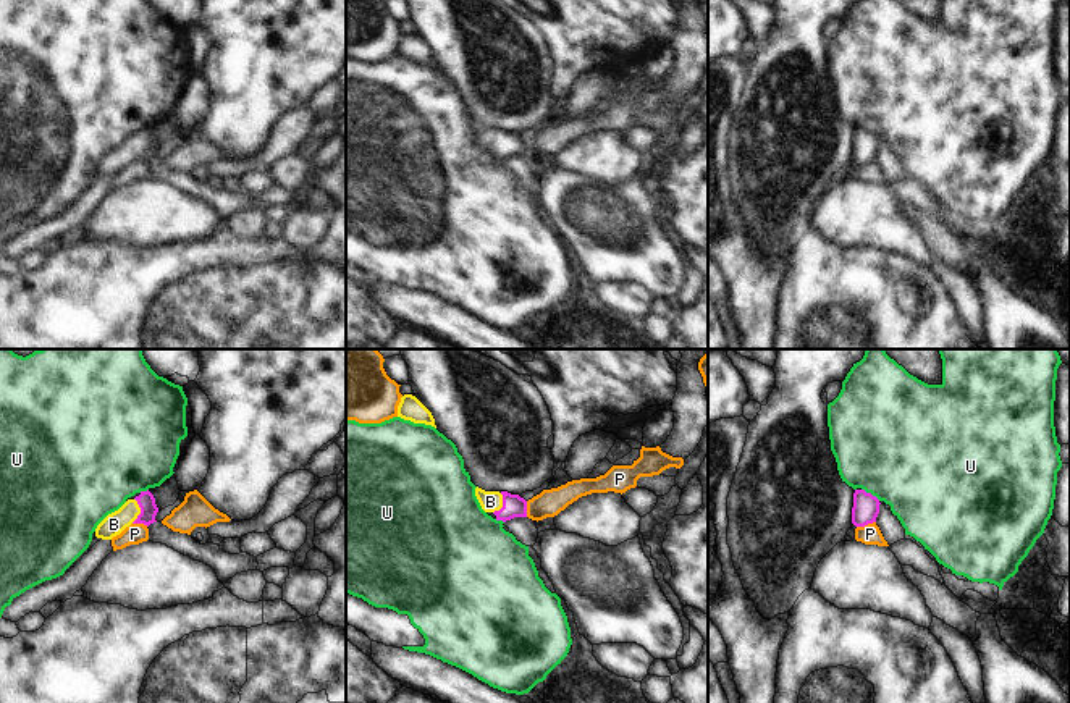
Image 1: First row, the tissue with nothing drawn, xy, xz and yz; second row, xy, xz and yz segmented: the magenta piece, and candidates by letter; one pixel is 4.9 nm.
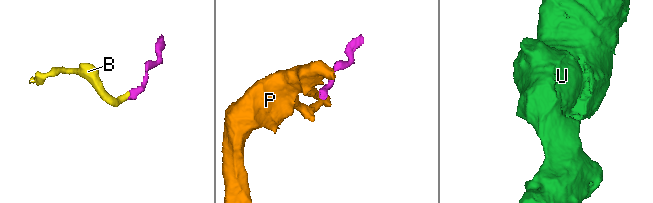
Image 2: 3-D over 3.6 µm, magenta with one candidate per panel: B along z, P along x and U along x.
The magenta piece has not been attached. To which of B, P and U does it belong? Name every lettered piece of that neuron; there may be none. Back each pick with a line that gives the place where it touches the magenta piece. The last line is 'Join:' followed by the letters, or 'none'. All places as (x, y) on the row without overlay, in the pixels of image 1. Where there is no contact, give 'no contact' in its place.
B: contact xy (141, 149)
Join: B

